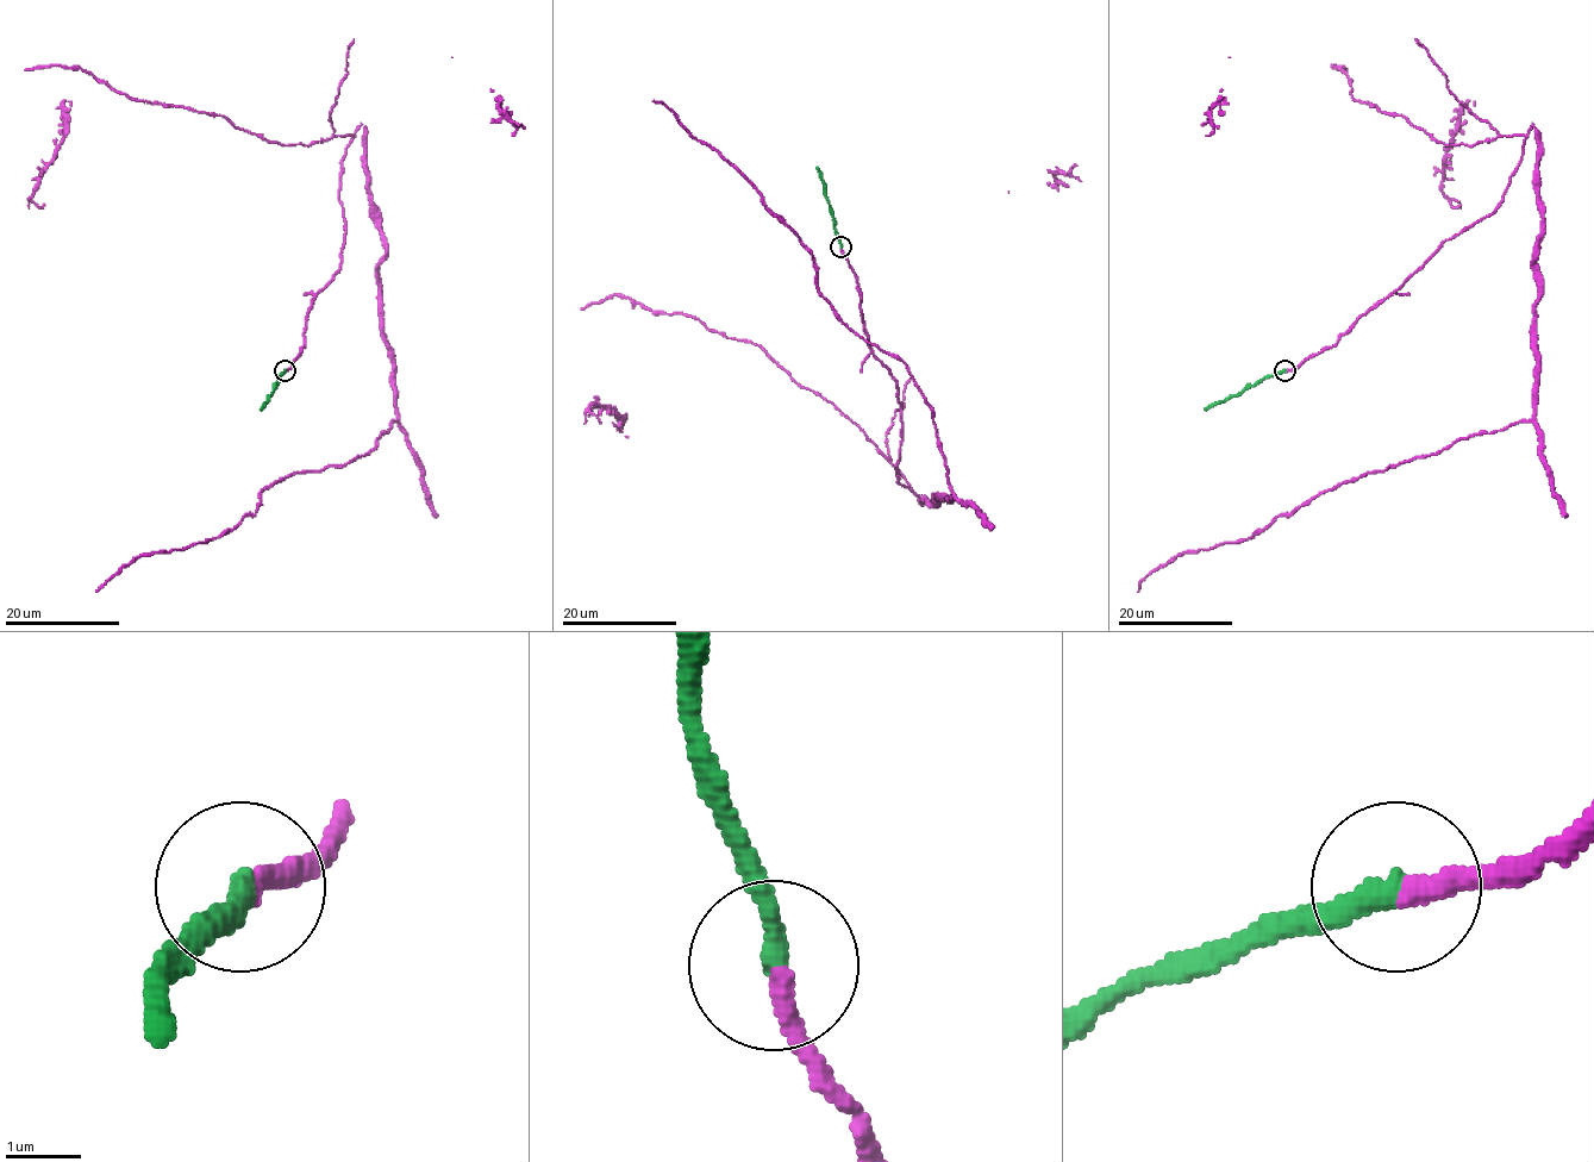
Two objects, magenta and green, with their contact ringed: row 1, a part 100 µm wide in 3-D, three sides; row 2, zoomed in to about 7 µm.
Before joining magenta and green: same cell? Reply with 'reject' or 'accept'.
accept

